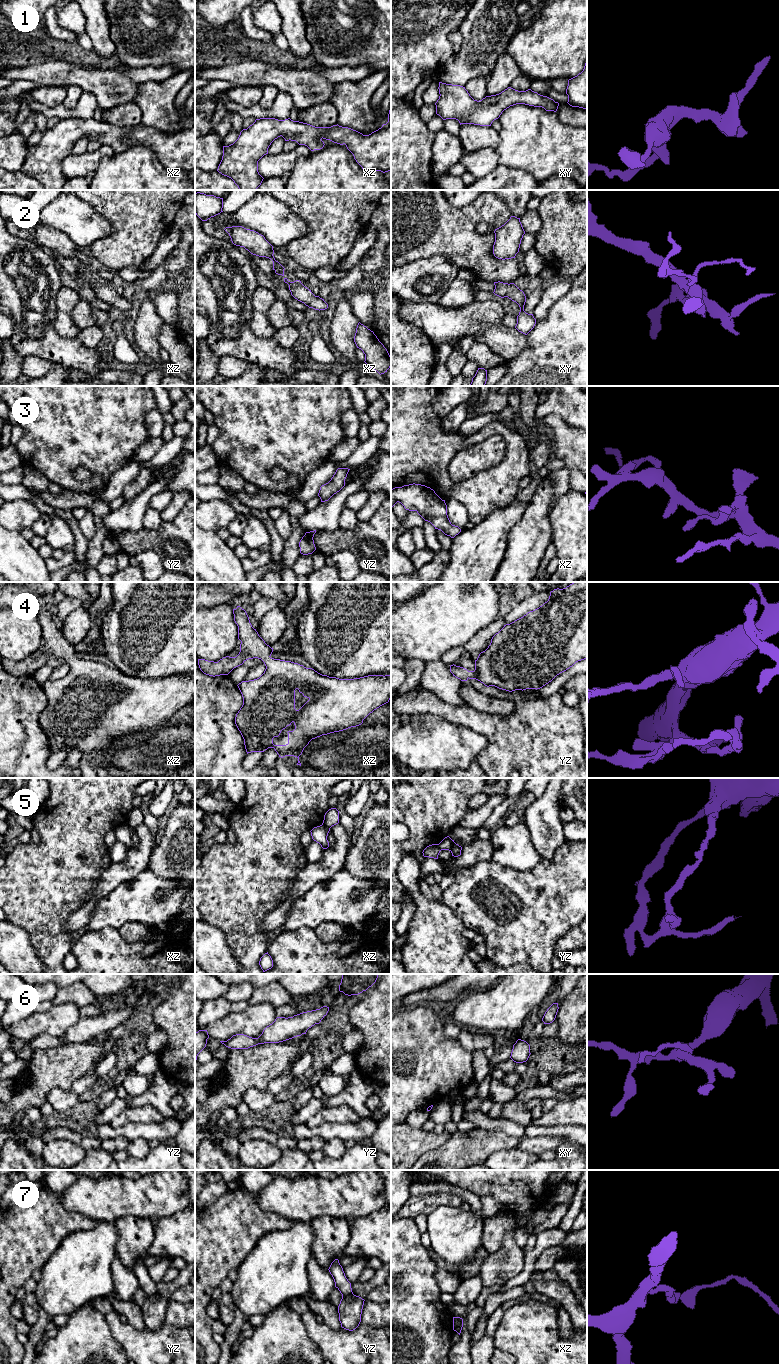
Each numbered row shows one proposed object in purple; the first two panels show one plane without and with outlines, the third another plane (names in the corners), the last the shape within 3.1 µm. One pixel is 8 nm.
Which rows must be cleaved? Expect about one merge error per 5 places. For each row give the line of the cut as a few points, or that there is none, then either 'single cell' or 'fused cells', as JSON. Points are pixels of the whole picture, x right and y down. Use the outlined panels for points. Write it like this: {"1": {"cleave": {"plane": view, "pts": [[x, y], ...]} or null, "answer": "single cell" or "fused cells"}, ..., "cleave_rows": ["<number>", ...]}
{"1": {"cleave": null, "answer": "single cell"}, "2": {"cleave": null, "answer": "single cell"}, "3": {"cleave": null, "answer": "single cell"}, "4": {"cleave": null, "answer": "single cell"}, "5": {"cleave": {"plane": "xz", "pts": [[322, 823], [329, 829]]}, "answer": "fused cells"}, "6": {"cleave": null, "answer": "single cell"}, "7": {"cleave": {"plane": "yz", "pts": [[352, 1293], [342, 1297]]}, "answer": "fused cells"}, "cleave_rows": ["5", "7"]}

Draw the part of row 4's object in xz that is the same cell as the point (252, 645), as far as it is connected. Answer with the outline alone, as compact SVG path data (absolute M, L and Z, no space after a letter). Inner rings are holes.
M237 606L233 614L238 626L238 639L241 641L239 654L236 657L223 657L218 662L198 659L198 665L204 674L215 677L228 675L248 659L258 658L264 662L266 669L259 678L242 681L237 685L243 697L243 705L236 714L235 724L244 739L247 754L274 748L281 758L297 757L297 765L301 766L299 756L312 739L361 725L370 713L391 699L390 675L339 679L322 675L298 663L271 658L273 648L252 627L246 611ZM296 689L309 699L299 710L295 709ZM292 722L295 729L287 732L288 743L274 745L273 738L278 737Z

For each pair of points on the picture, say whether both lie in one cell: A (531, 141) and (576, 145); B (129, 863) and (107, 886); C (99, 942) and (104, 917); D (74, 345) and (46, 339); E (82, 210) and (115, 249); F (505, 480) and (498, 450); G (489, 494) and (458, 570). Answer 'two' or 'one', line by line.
A: one
B: one
C: two
D: one
E: two
F: two
G: two

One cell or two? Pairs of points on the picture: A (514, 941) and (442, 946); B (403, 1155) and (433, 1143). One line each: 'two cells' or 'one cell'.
A: two cells
B: one cell

